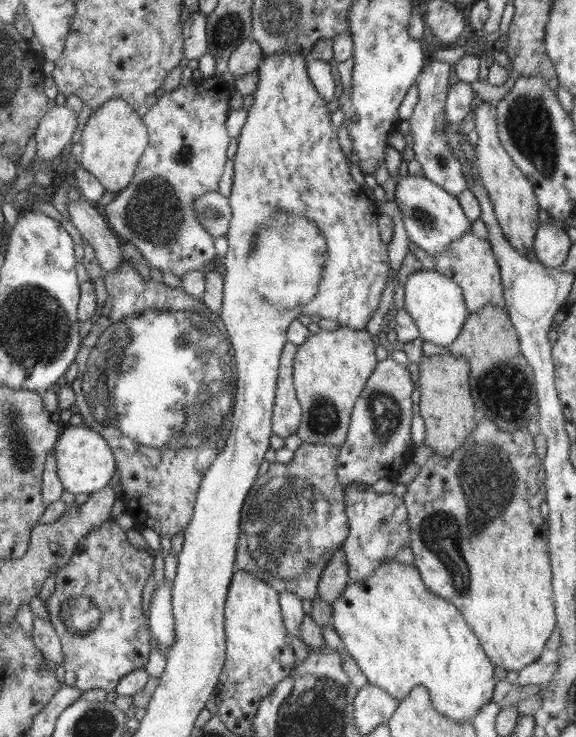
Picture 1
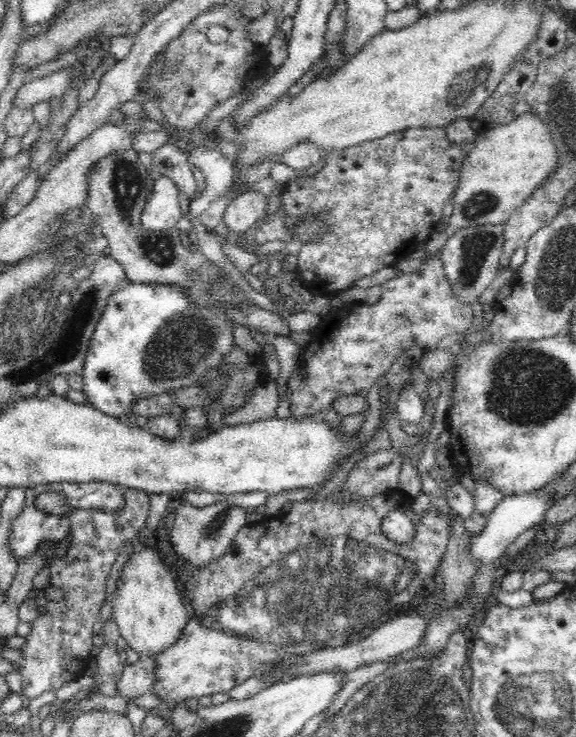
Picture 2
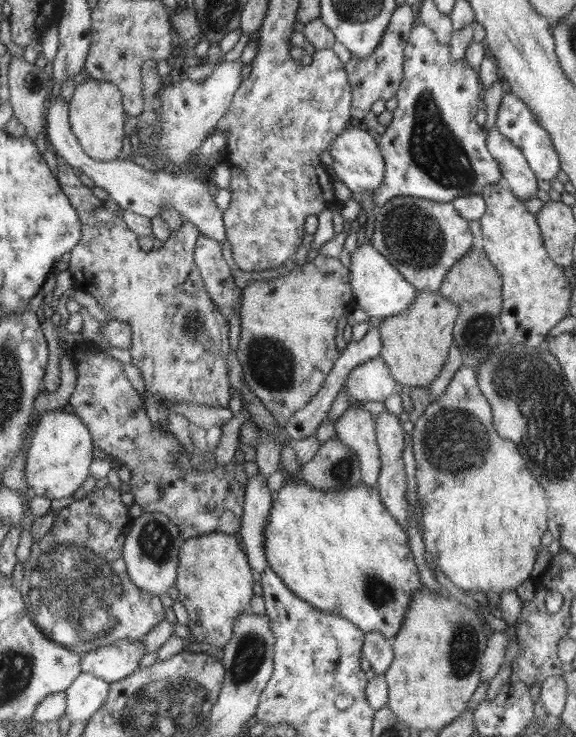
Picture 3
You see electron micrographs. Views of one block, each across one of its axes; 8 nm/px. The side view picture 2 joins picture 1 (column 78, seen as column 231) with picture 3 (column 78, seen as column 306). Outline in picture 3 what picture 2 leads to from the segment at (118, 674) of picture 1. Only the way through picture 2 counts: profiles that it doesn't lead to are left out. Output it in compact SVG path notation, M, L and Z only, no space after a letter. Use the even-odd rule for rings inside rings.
M111 486L95 487L82 499L74 500L55 514L50 532L34 541L28 560L23 564L23 584L19 591L27 606L27 612L44 633L68 650L83 655L99 647L117 643L120 639L137 641L162 622L164 607L155 594L138 588L128 576L125 560L121 558L122 545L130 532L133 518L122 503L120 490Z

